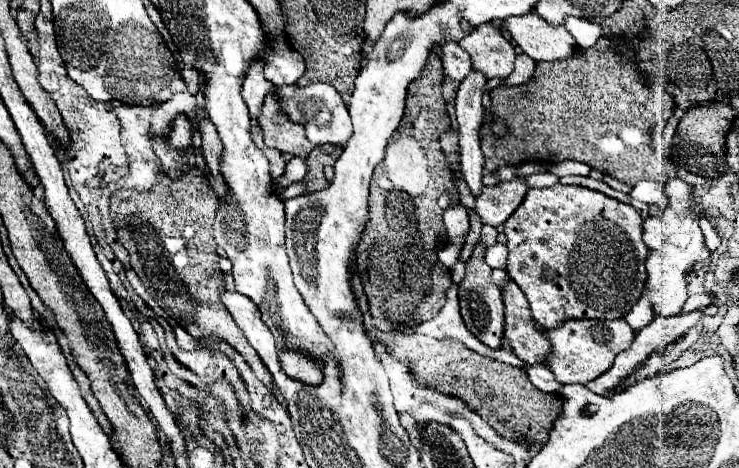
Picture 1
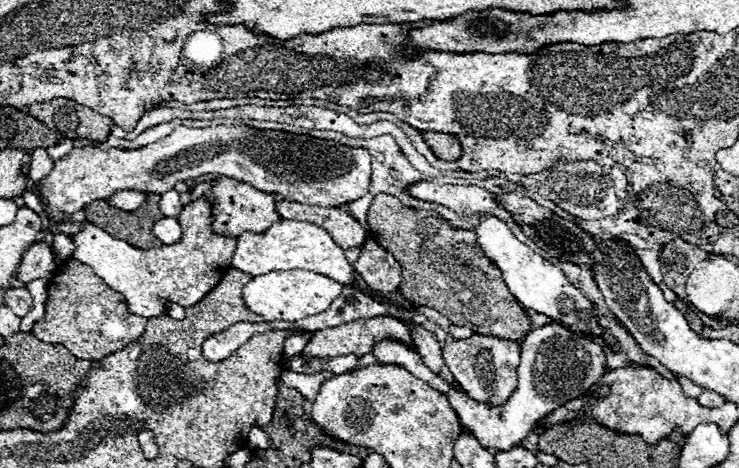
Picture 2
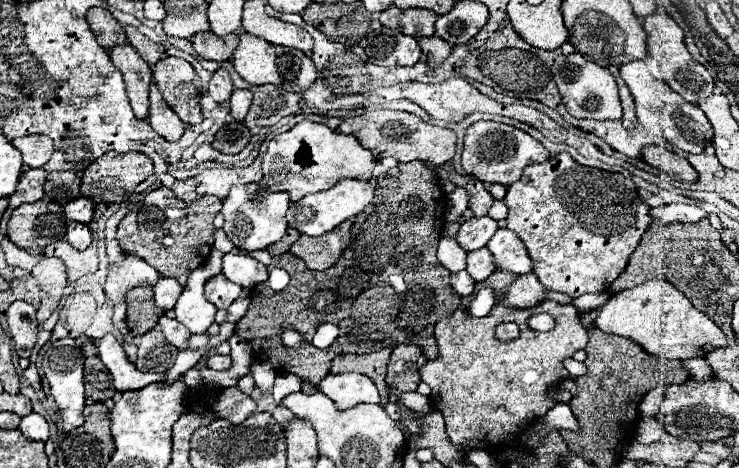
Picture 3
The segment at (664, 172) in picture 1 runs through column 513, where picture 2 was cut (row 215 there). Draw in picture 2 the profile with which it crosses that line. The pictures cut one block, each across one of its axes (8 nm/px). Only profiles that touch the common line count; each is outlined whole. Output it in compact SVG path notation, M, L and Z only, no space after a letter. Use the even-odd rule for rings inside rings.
M146 194L146 202L134 210L134 212L122 212L112 208L106 200L96 200L84 208L86 222L102 228L112 238L120 238L134 248L146 250L146 248L158 248L162 246L160 240L152 236L152 226L156 220L164 218L160 212L160 194Z

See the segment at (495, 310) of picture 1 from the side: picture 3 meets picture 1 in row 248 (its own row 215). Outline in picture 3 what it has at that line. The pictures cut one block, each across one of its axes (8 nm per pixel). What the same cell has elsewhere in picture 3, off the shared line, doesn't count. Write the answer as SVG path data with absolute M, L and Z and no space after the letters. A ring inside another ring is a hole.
M470 180L468 186L466 186L466 190L468 190L468 208L474 212L474 216L488 214L494 198L486 190L486 186L480 180Z

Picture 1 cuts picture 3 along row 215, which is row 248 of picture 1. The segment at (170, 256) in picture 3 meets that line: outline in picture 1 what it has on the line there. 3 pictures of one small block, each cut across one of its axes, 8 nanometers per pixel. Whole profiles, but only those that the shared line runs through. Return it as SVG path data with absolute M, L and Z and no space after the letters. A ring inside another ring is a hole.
M186 172L178 180L172 180L168 176L160 174L160 186L152 190L152 194L138 194L136 190L118 190L110 198L110 216L114 220L114 226L118 230L118 240L124 244L124 248L130 252L130 264L148 288L150 296L158 302L164 312L174 318L182 328L186 328L194 338L204 336L218 336L230 346L234 346L246 362L252 366L256 376L268 384L274 392L272 376L266 372L260 356L256 350L248 344L246 336L234 322L232 314L220 300L220 292L224 288L224 272L218 266L218 244L214 240L214 214L218 210L218 198L214 196L214 190L206 182L206 178L200 172Z

